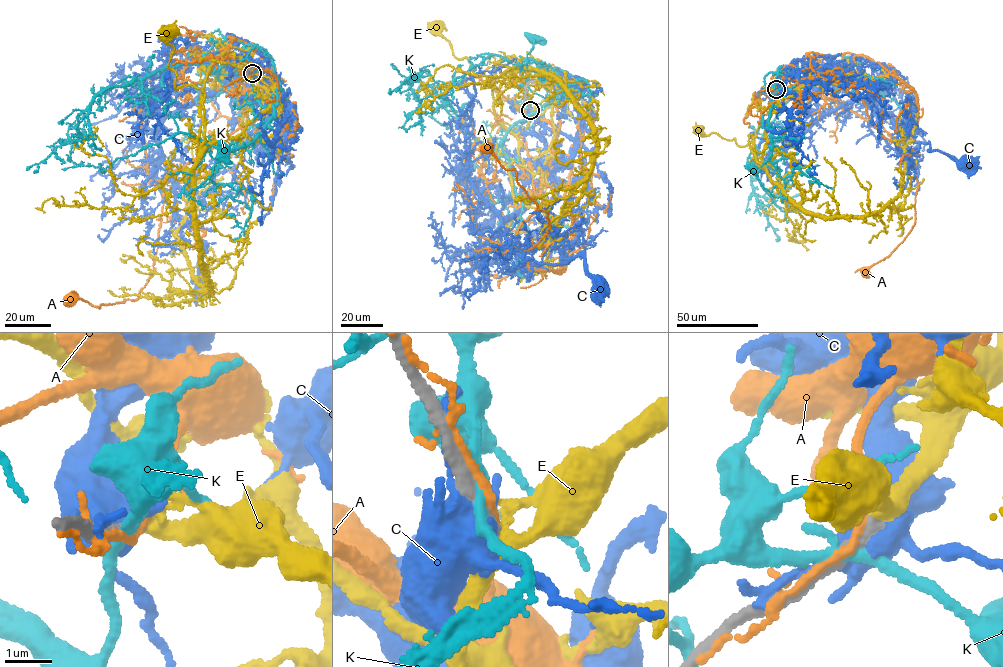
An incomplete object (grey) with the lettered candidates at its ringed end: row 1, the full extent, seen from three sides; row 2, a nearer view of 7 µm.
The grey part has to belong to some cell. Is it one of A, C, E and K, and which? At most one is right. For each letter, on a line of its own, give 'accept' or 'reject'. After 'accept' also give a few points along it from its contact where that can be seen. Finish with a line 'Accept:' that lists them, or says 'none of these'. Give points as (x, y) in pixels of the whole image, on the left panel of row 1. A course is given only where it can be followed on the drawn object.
A: reject
C: reject
E: accept | via (252, 73), (248, 58), (216, 59), (202, 90), (203, 117), (204, 93), (191, 85), (175, 88), (167, 32)
K: reject
Accept: E

